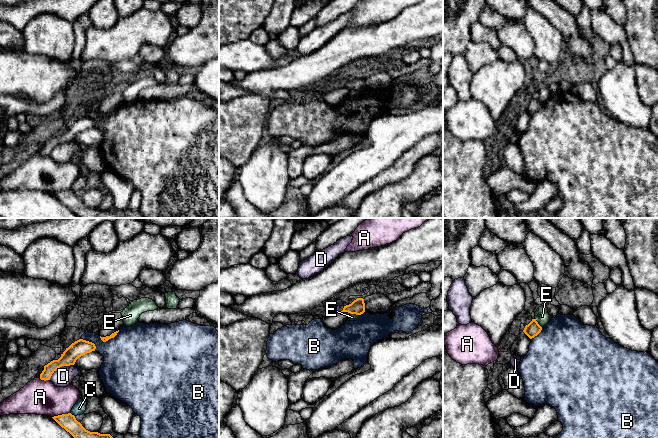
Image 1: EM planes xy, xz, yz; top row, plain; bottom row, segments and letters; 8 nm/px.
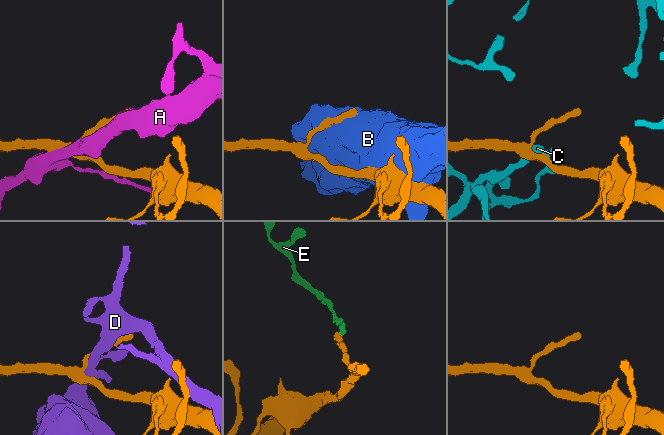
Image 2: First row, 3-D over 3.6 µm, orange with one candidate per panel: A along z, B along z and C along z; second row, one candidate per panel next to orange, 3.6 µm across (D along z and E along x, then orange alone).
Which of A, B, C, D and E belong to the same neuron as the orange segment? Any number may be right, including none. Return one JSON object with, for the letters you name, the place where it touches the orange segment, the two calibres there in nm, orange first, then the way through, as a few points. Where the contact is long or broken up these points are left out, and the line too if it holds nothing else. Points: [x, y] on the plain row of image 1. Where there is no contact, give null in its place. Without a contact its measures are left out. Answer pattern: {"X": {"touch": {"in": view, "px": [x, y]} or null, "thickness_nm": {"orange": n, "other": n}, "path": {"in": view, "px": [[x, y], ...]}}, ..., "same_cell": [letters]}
{"same_cell": []}

